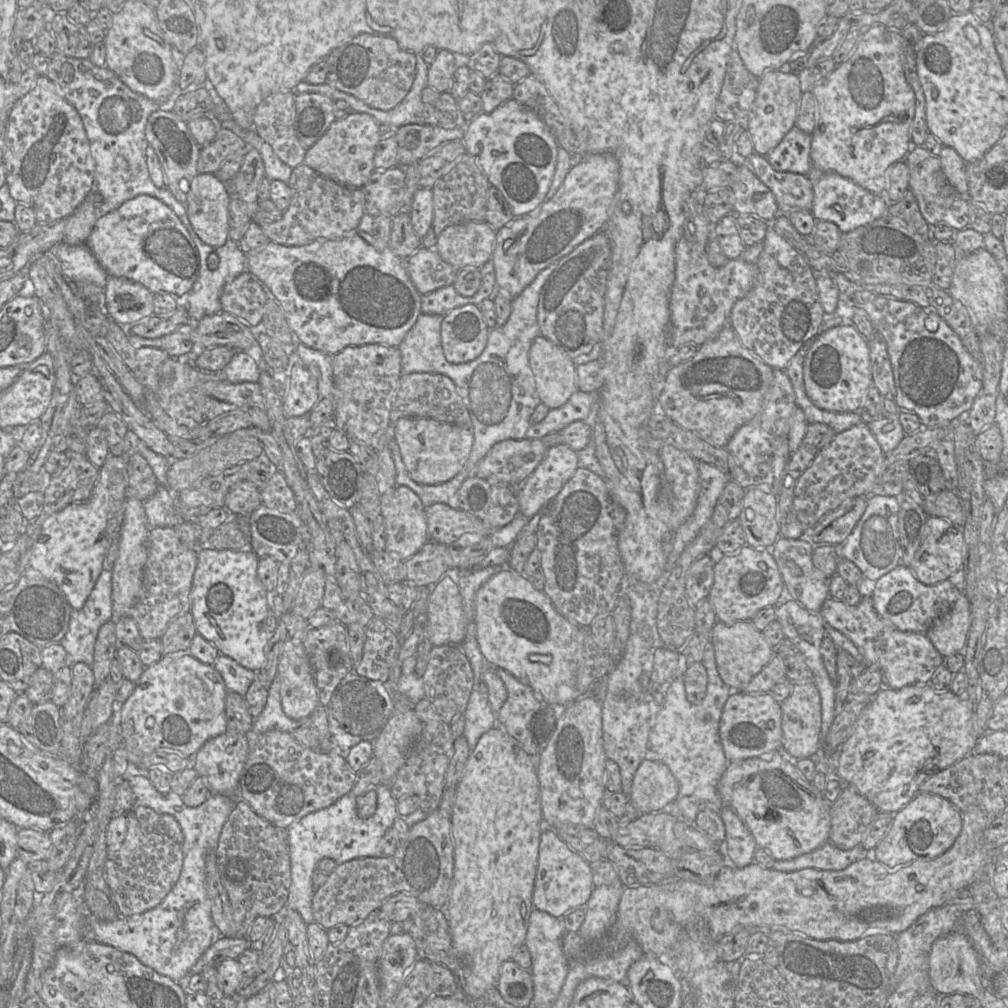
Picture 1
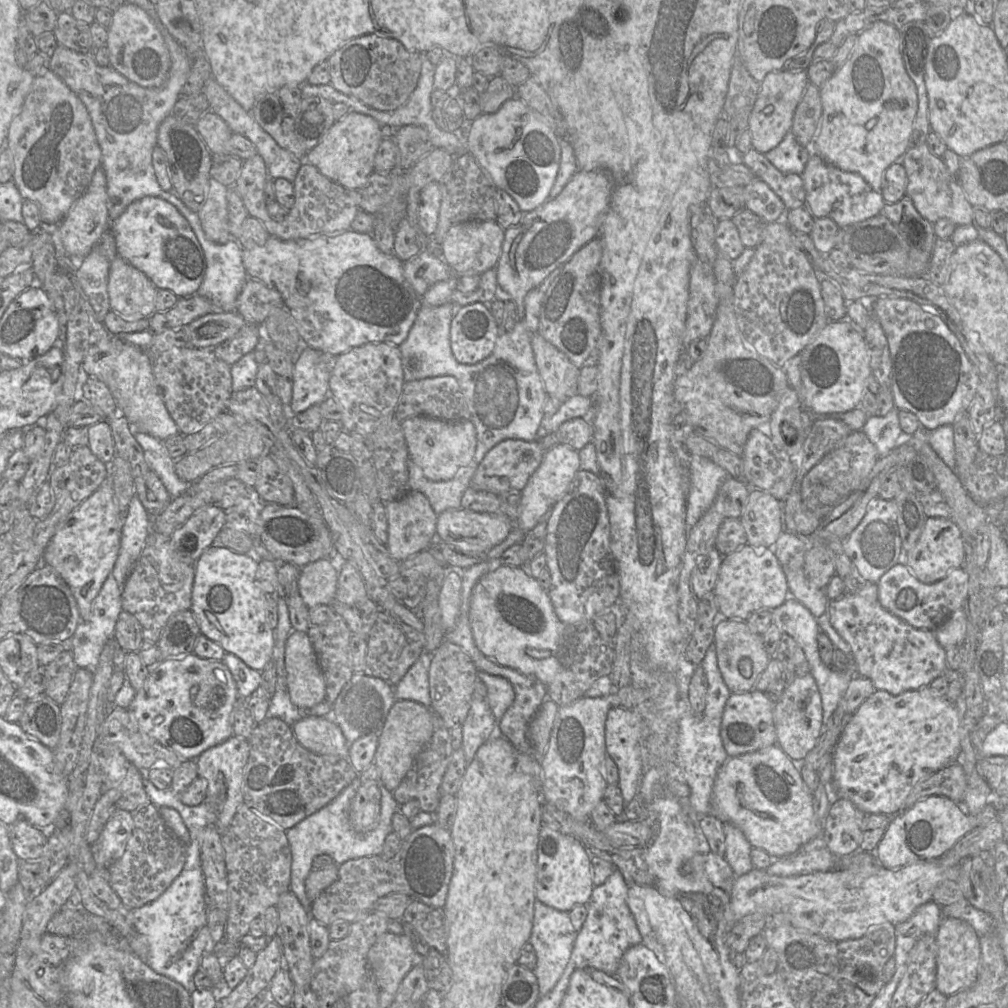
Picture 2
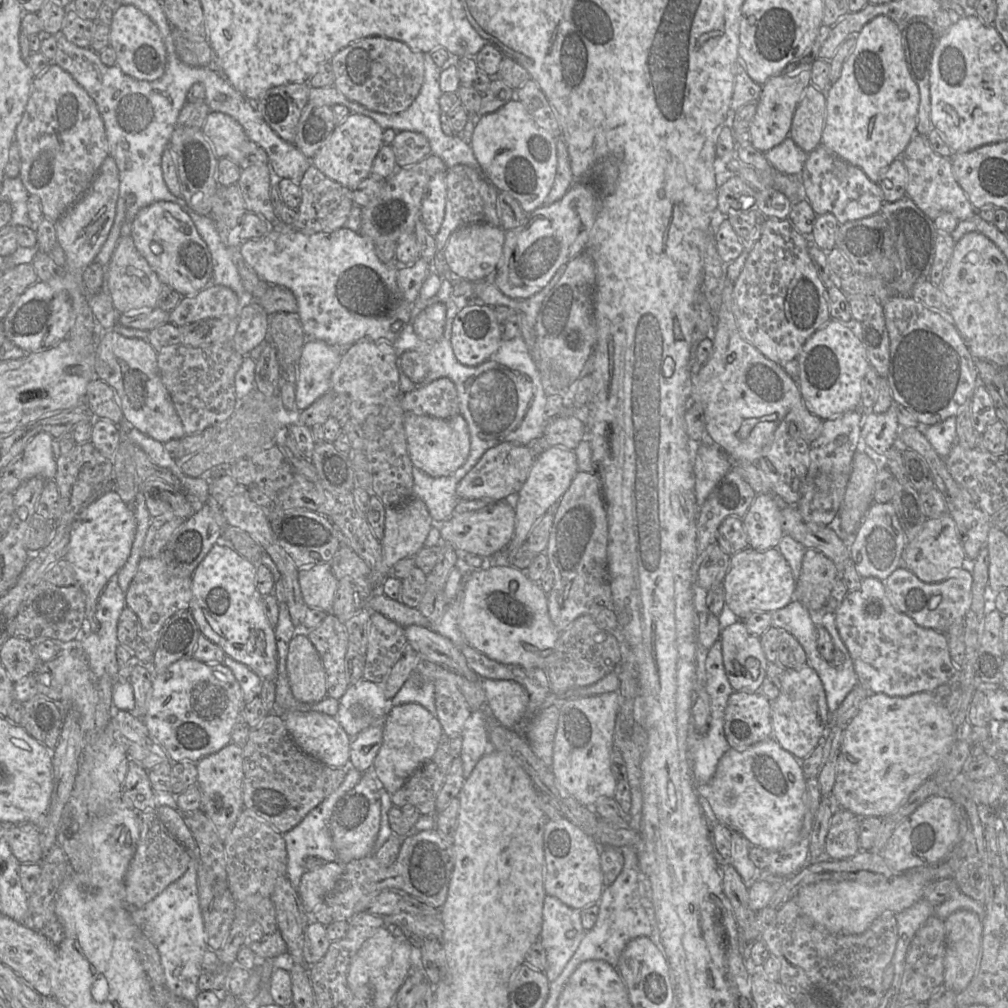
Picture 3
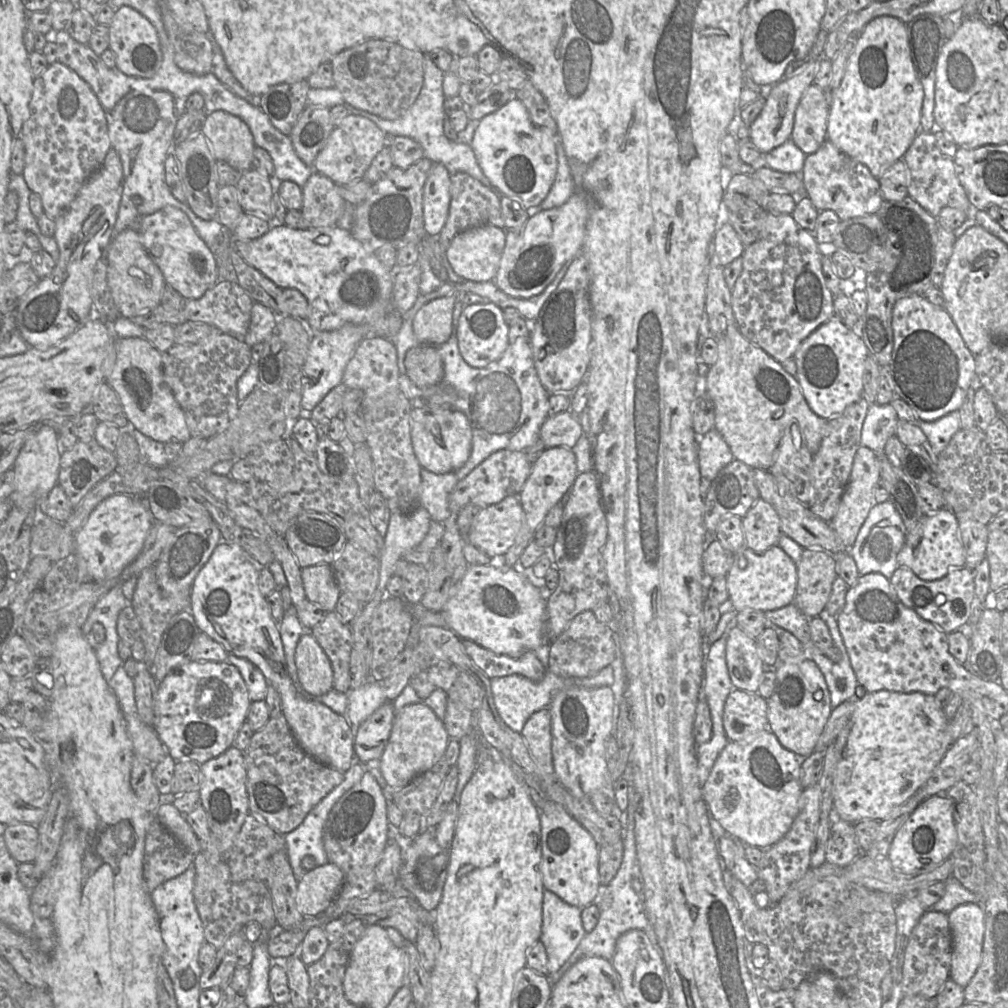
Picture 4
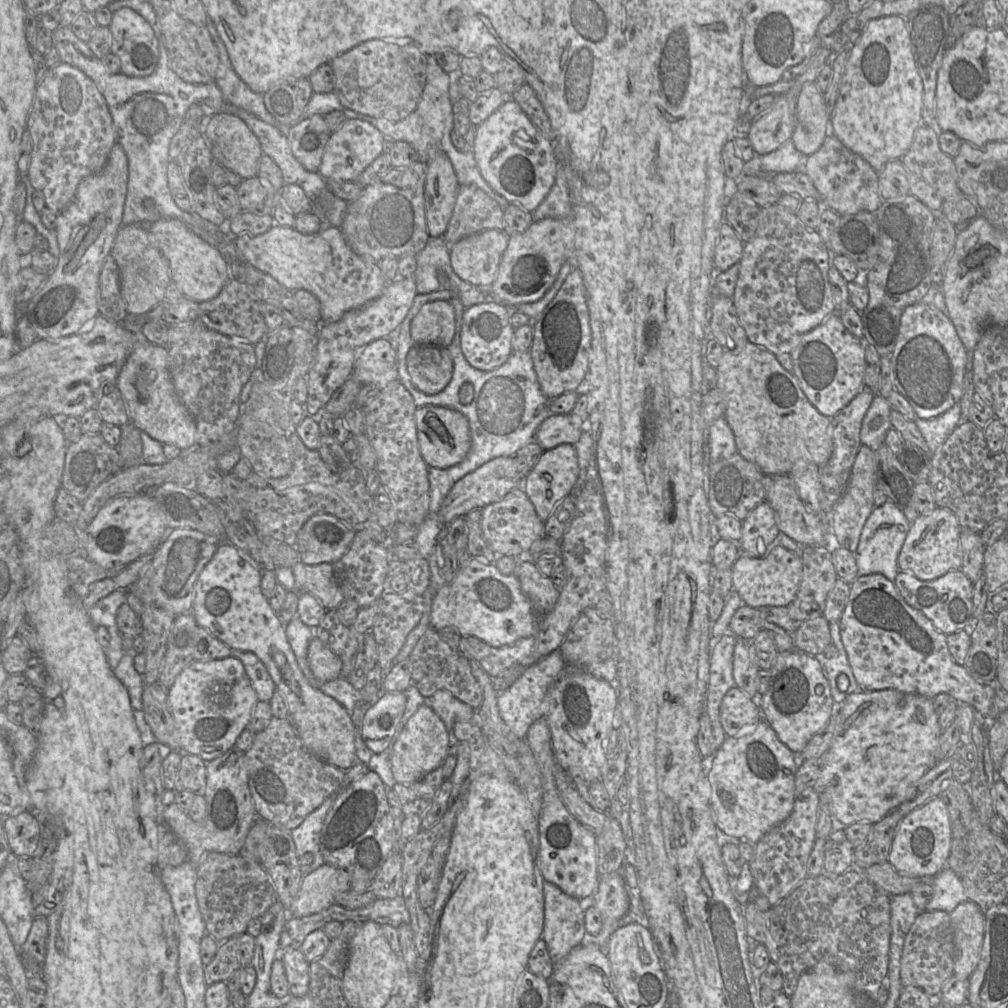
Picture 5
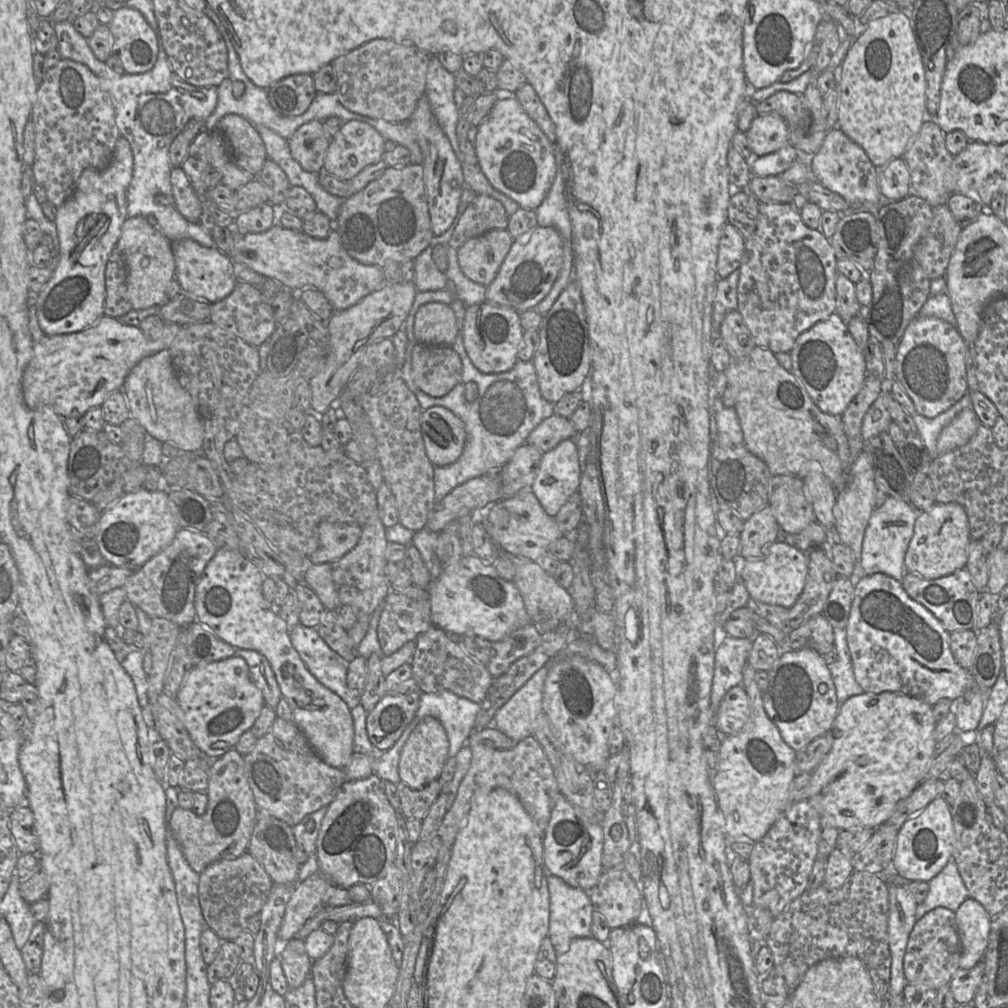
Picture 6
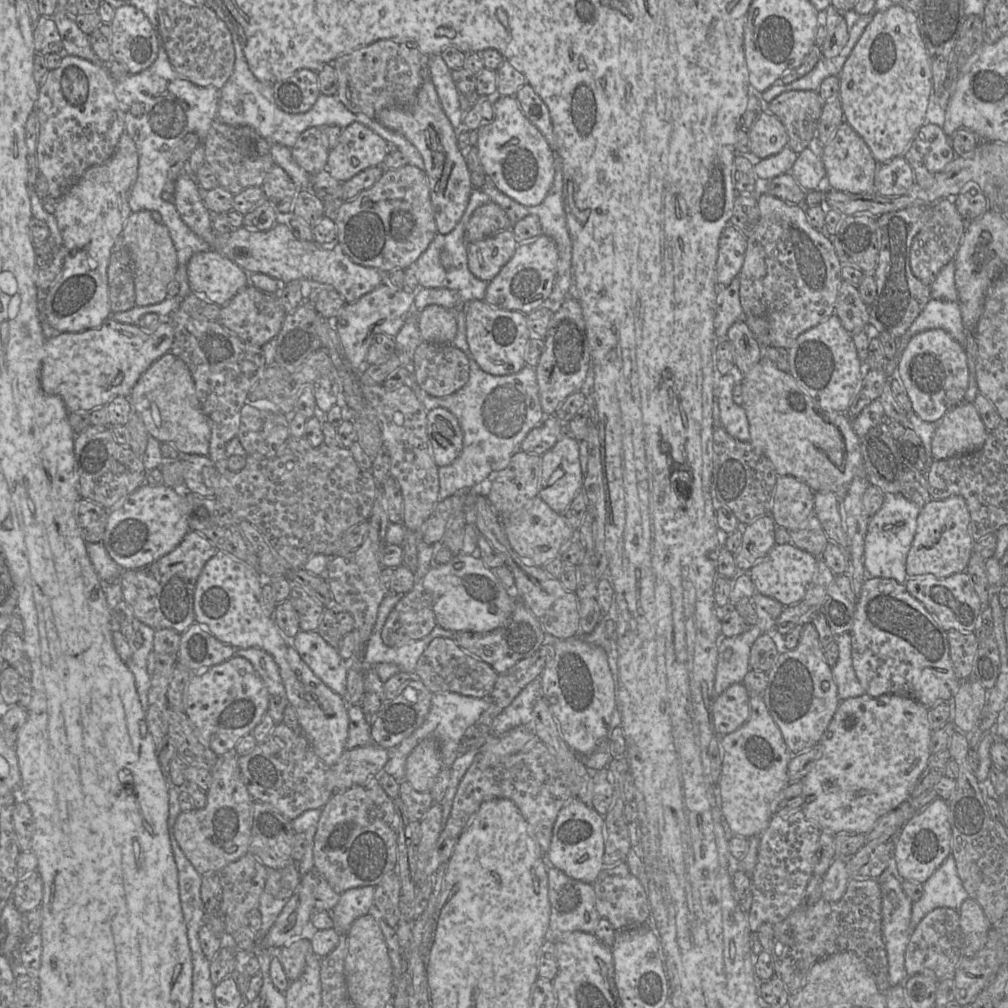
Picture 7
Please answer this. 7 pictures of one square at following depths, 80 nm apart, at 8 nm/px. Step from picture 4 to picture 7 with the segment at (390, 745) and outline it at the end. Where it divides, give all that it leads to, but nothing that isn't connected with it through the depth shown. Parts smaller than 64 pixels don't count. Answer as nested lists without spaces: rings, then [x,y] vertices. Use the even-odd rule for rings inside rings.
[[[427,737],[407,757],[405,780],[417,792],[430,792],[441,769],[439,743],[435,738]]]

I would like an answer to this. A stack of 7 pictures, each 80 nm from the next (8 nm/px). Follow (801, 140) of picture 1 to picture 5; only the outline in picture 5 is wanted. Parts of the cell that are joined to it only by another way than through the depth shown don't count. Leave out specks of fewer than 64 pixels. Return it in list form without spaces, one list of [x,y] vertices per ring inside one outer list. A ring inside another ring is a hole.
[[[791,140],[785,142],[778,149],[759,156],[759,167],[764,174],[776,174],[801,170],[803,155]]]

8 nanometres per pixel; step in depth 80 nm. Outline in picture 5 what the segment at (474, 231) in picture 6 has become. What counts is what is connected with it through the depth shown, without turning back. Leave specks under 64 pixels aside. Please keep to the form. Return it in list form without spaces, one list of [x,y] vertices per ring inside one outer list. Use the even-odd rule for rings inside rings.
[[[460,185],[451,219],[442,236],[448,250],[462,238],[489,229],[505,230],[504,210],[476,186]]]

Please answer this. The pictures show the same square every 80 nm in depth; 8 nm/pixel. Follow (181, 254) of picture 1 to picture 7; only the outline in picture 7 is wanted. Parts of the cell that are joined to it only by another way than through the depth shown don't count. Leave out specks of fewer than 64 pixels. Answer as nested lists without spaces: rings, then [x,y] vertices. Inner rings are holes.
[[[212,249],[190,258],[187,277],[193,293],[219,306],[227,304],[249,284],[249,273]]]

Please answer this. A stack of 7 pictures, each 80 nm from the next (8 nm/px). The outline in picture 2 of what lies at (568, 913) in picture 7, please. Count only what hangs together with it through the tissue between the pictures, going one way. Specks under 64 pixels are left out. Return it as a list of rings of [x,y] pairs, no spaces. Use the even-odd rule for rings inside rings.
[[[539,900],[534,902],[534,917],[529,943],[534,947],[537,962],[533,970],[539,986],[539,997],[547,995],[556,985],[570,959],[577,931],[568,912],[556,910]]]

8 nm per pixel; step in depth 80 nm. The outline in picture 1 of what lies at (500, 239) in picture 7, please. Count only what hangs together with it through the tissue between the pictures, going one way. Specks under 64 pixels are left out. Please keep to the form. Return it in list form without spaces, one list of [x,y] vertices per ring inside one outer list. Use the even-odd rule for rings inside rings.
[[[485,221],[454,224],[437,237],[435,250],[452,266],[481,268],[492,258],[496,231]]]

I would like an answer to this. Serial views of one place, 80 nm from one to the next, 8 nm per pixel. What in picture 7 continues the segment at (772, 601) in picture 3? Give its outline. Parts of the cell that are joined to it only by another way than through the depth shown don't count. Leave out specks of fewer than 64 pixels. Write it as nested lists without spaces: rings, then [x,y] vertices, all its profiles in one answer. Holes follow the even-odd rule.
[[[792,543],[776,544],[748,571],[748,575],[756,592],[779,601],[785,607],[803,599],[816,574],[819,559]]]

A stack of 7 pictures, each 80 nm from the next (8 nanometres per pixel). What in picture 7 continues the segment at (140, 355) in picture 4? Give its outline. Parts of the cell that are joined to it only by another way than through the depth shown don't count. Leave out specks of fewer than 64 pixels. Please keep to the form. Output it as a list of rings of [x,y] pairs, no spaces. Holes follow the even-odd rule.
[[[170,352],[161,356],[141,374],[132,388],[128,399],[133,411],[141,416],[148,433],[161,444],[169,443],[181,454],[208,456],[211,437],[210,426],[197,398],[195,384],[190,370],[183,360]]]

